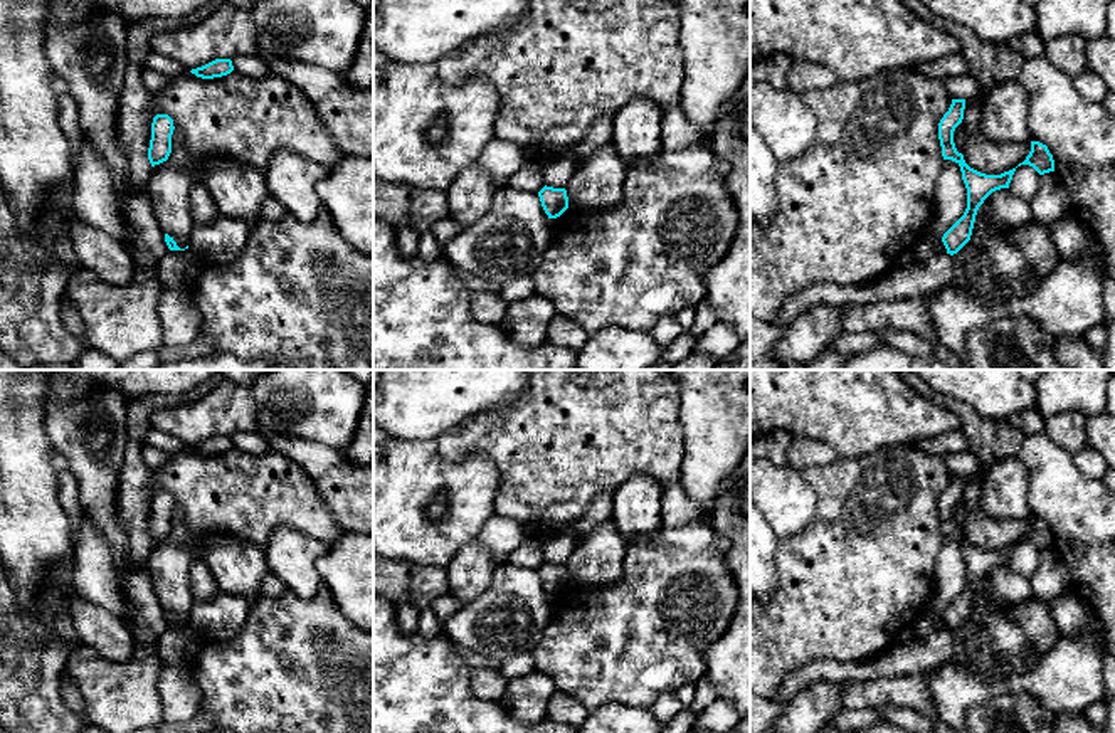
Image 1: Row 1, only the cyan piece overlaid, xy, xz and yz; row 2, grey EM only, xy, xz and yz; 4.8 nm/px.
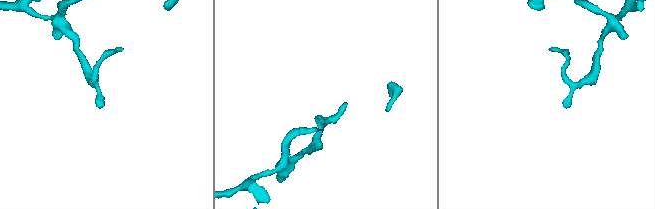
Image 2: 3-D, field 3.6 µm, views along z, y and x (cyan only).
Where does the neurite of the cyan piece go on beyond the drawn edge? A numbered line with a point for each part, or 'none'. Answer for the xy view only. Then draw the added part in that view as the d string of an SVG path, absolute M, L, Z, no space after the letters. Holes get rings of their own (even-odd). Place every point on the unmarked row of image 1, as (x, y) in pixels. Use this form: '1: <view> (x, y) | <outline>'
none

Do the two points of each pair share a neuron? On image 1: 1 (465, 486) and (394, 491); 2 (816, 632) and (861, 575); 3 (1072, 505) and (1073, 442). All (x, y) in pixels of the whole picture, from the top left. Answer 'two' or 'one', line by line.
1: one
2: one
3: two

